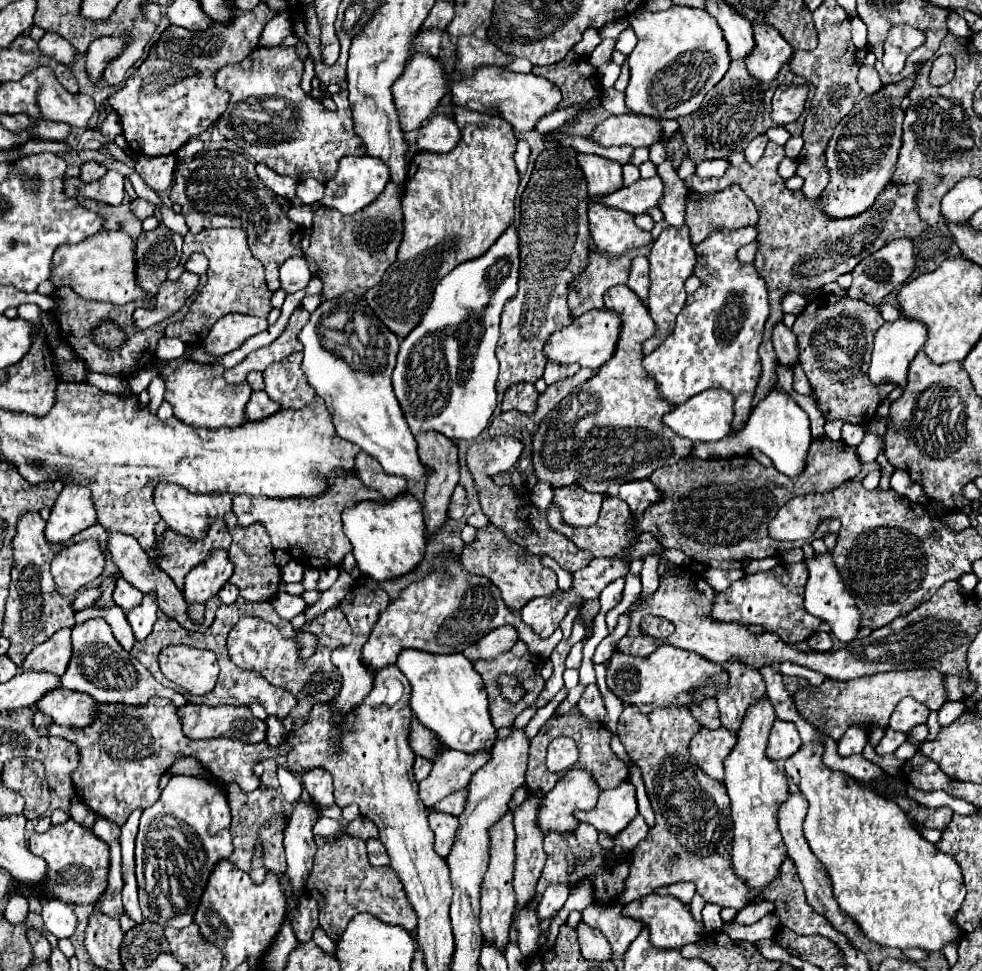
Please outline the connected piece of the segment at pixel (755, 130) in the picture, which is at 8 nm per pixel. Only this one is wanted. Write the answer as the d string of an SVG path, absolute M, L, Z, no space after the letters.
M734 59L724 79L704 97L704 107L684 119L678 119L680 133L688 145L688 157L694 163L700 159L730 159L734 151L744 151L754 137L774 127L774 121L770 119L770 101L778 85L778 79L774 83L760 83L758 79L752 79L744 61Z

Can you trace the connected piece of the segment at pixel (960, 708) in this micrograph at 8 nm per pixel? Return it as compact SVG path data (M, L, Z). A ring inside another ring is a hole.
M946 701L946 703L938 709L938 723L944 727L944 725L956 721L956 717L960 717L962 713L964 713L964 703L962 703L962 701L958 701L958 703Z

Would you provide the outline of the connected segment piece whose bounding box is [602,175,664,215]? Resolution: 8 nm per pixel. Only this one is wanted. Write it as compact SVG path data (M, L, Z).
M656 175L650 179L638 179L636 183L622 187L612 195L606 195L602 201L606 207L614 207L614 209L622 209L632 215L638 215L656 207L662 197L664 197L664 183Z

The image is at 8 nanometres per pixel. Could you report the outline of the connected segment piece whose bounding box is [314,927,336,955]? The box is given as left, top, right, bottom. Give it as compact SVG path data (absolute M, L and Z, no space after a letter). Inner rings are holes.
M320 927L314 931L314 943L318 947L322 947L324 951L328 951L328 955L334 955L334 951L336 951L336 943Z

